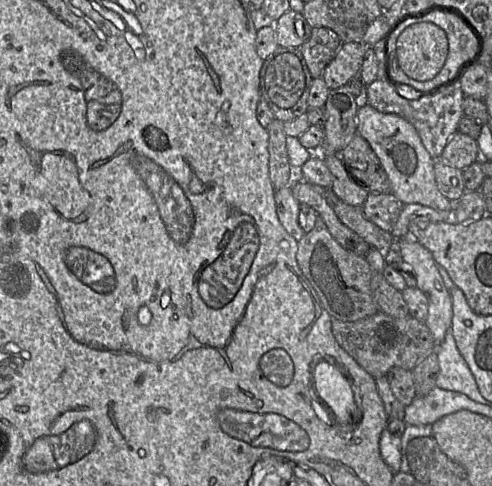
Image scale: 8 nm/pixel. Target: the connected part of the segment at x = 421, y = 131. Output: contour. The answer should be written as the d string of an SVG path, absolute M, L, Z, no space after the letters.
M376 79L366 86L367 104L379 112L395 114L409 122L418 133L422 144L437 160L451 136L458 131L458 124L462 118L464 94L459 84L449 84L440 90L421 97L411 97L403 90L397 89L387 79Z

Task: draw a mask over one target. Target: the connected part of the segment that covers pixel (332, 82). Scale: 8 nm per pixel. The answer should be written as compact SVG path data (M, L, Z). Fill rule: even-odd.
M361 42L342 43L335 57L325 67L322 78L329 89L344 86L349 79L359 75L366 45Z

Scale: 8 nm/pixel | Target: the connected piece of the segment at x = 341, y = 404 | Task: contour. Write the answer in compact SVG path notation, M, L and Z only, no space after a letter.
M319 360L313 367L316 393L332 408L338 420L345 424L355 409L352 385L343 370L331 361Z

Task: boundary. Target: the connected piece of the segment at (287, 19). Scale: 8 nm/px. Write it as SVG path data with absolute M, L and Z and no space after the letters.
M288 10L274 23L276 42L281 47L300 47L310 36L312 27L299 12Z

